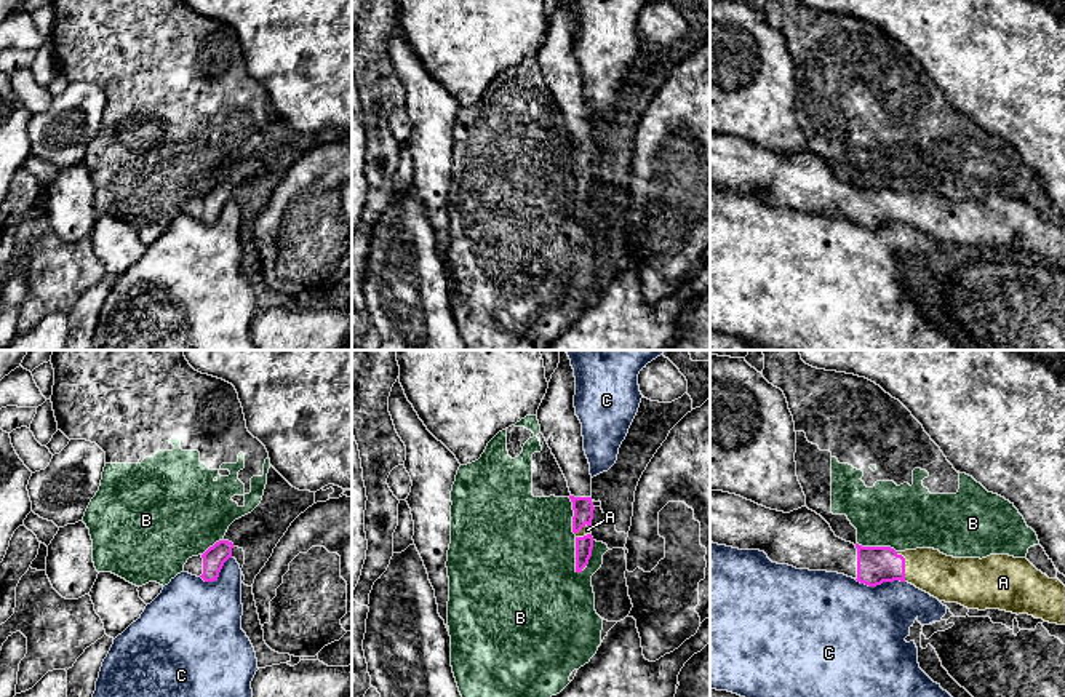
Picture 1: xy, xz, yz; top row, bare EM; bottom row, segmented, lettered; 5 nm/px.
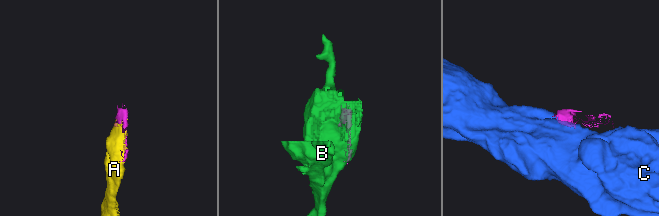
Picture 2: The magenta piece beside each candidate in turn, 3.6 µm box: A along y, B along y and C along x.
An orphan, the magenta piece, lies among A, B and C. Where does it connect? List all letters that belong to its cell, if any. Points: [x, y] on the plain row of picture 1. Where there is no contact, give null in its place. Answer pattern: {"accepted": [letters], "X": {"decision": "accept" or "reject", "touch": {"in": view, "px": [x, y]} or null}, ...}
{"accepted": ["A"], "A": {"decision": "accept", "touch": {"in": "yz", "px": [904, 208]}}, "B": {"decision": "reject", "touch": {"in": "xz", "px": [576, 199]}}, "C": {"decision": "reject", "touch": {"in": "yz", "px": [880, 226]}}}

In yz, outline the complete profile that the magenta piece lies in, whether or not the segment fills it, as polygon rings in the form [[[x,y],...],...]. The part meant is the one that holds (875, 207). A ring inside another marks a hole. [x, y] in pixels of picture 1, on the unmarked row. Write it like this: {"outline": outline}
{"outline": [[[710,133],[710,184],[739,192],[760,192],[772,205],[796,211],[838,214],[868,229],[900,222],[939,243],[958,245],[967,251],[999,251],[1065,267],[1065,227],[1059,221],[1049,221],[1027,200],[1009,197],[990,197],[982,201],[953,200],[934,190],[895,193],[891,189],[854,187],[836,179],[830,166],[806,147],[784,155],[736,136]]]}

